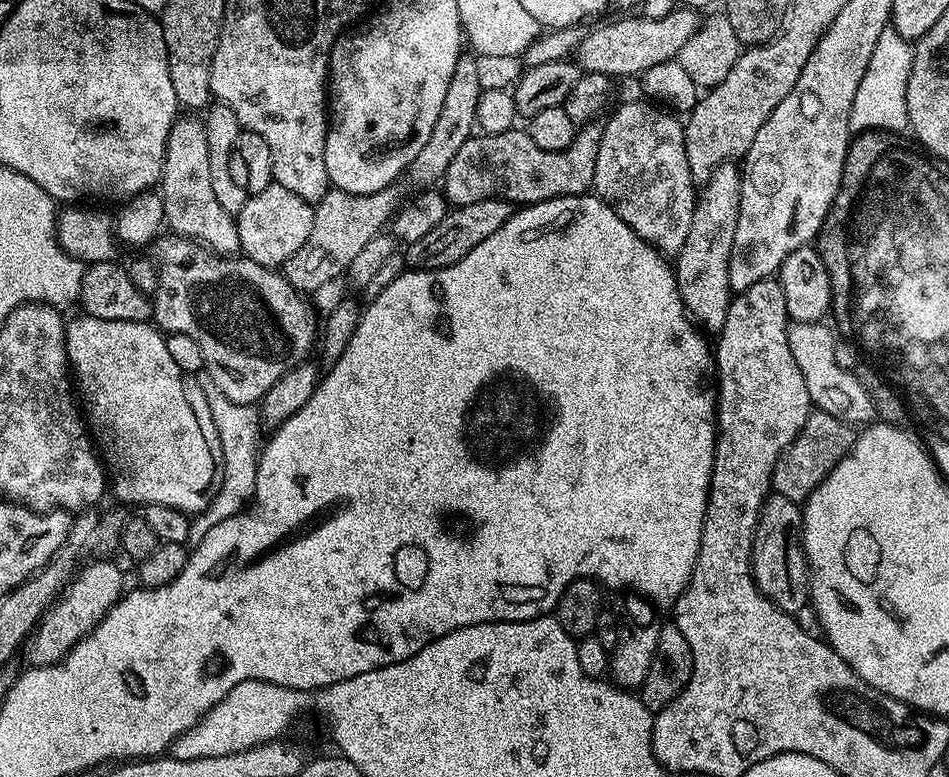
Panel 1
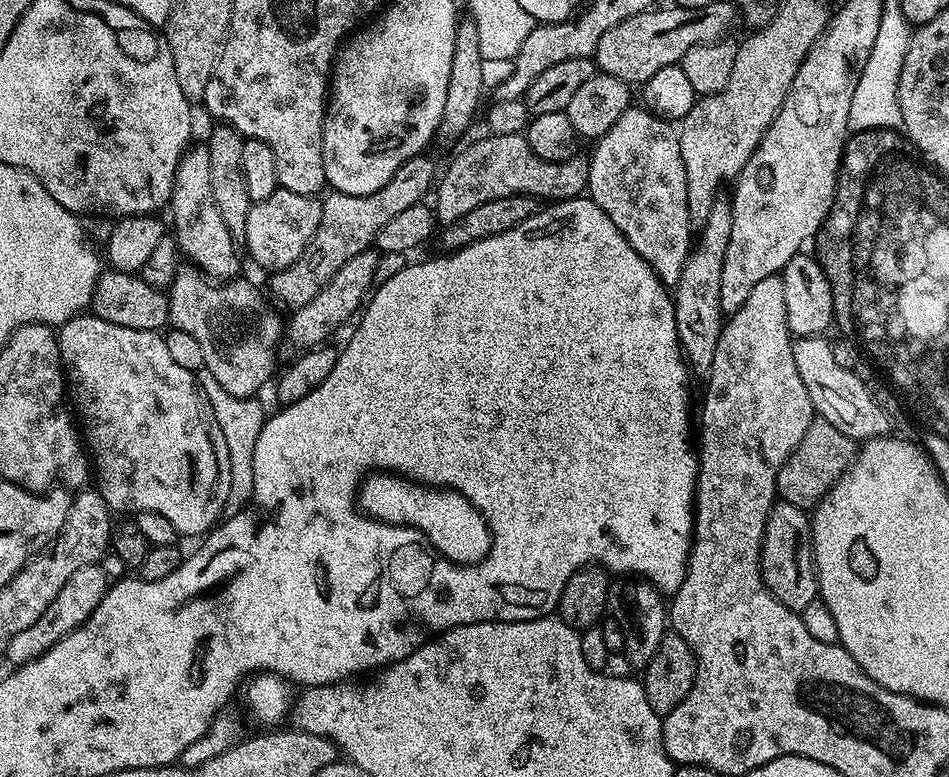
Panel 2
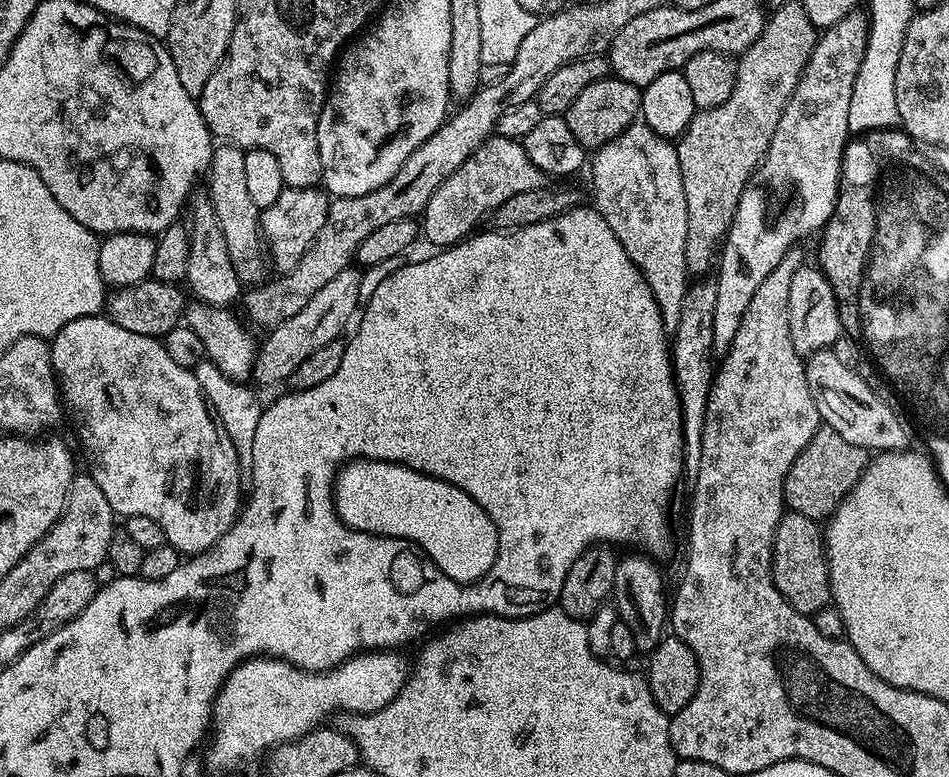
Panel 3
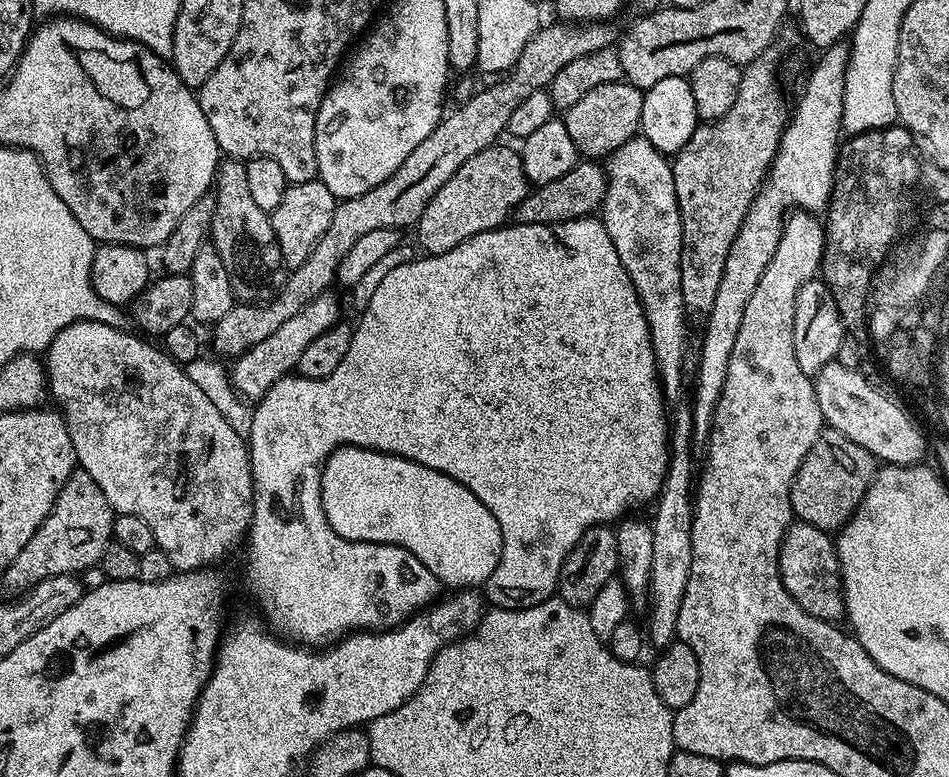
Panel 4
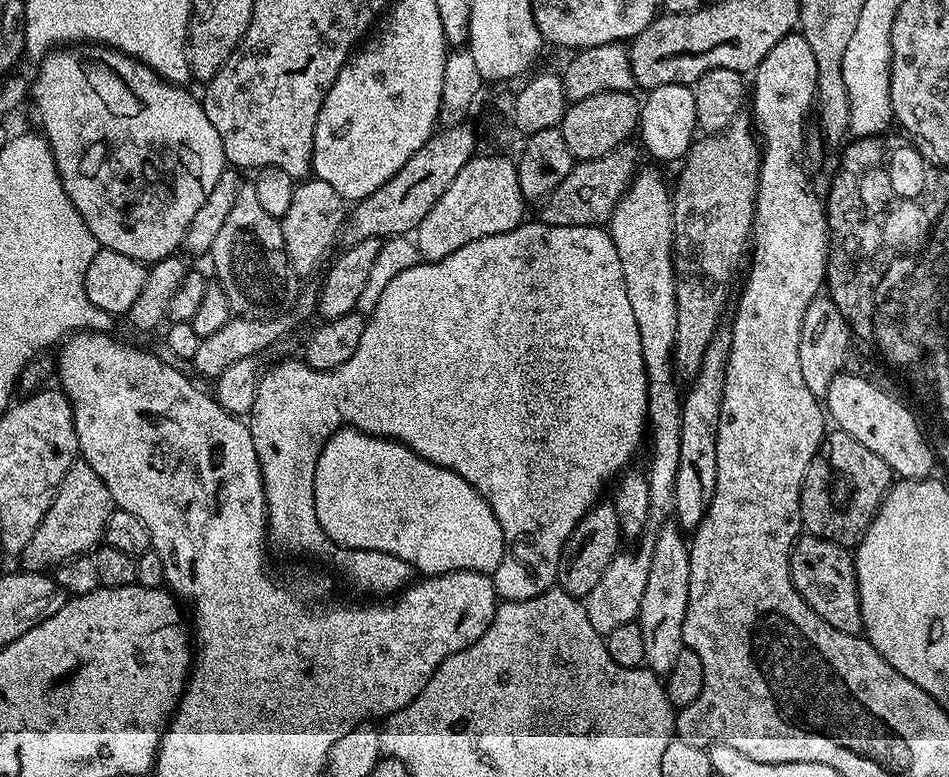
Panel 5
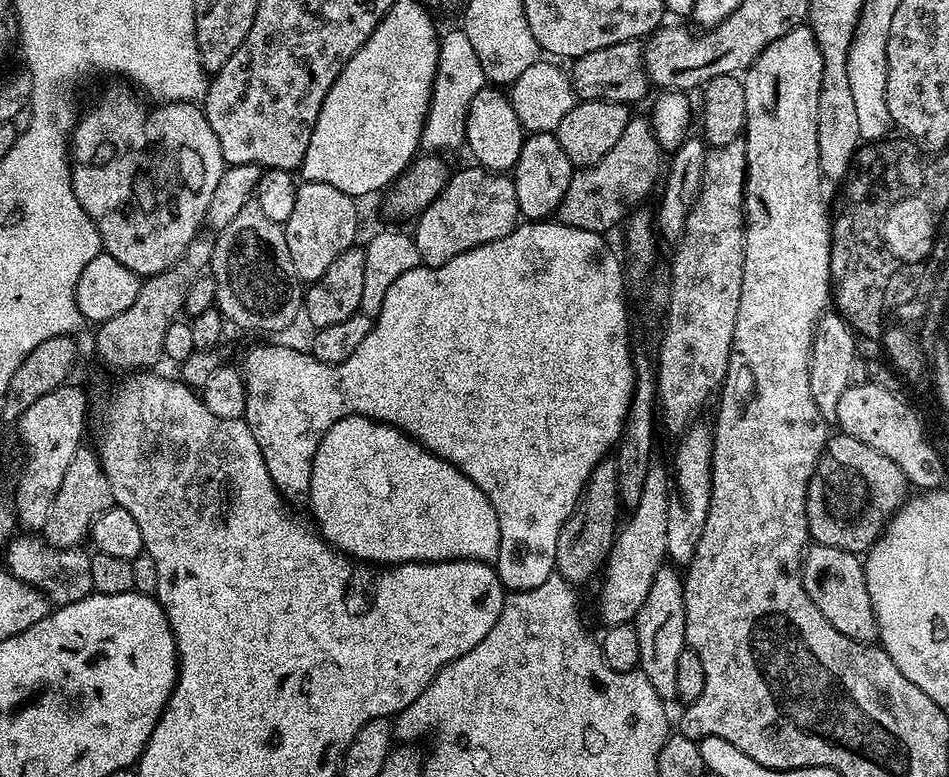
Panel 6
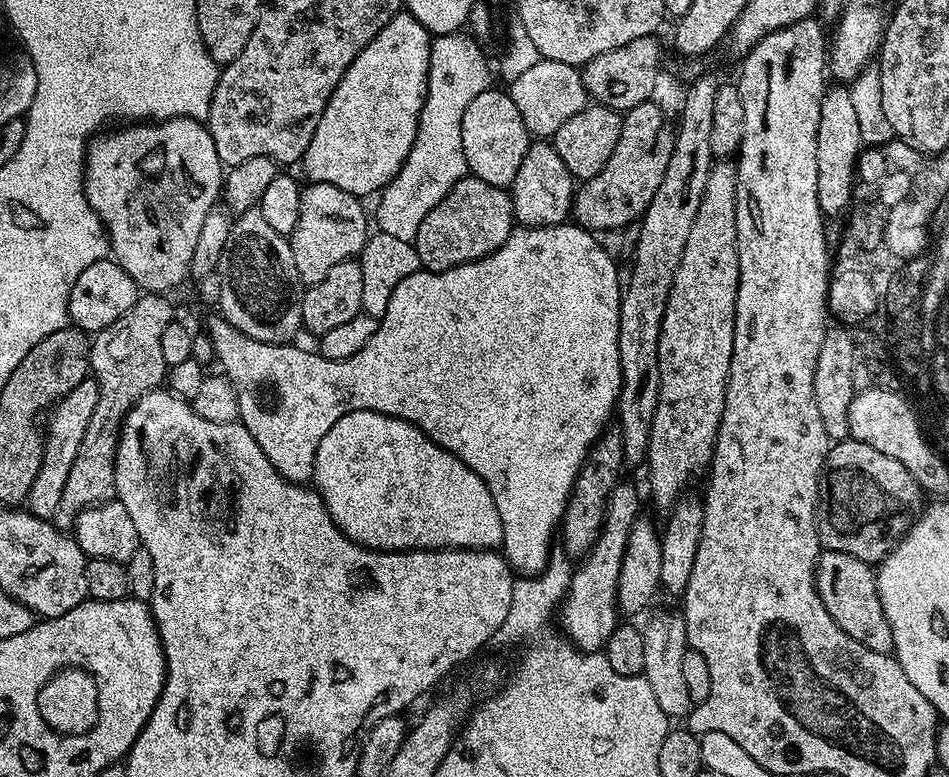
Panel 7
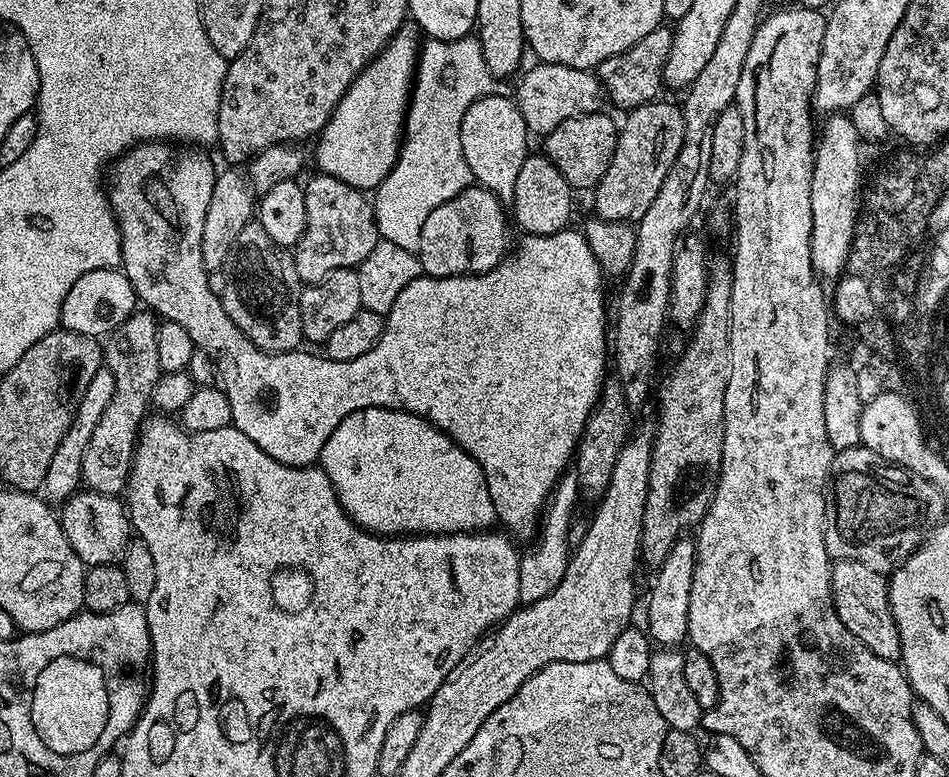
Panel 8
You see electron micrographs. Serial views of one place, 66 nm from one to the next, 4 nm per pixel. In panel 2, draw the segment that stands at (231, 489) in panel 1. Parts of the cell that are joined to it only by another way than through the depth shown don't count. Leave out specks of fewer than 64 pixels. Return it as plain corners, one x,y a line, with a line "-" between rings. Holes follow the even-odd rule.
206,367
201,368
197,374
197,385
201,388
205,398
212,410
212,414
222,430
222,438
226,448
224,454
230,458
231,486
230,494
227,496
227,504
224,513
227,517
241,511
252,499
254,490
254,449
257,446
258,434
266,419
257,397
240,397
223,390
214,374

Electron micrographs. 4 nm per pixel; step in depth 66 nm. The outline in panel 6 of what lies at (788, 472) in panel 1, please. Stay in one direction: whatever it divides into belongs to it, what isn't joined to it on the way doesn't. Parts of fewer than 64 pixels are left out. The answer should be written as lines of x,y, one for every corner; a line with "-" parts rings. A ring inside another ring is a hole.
835,435
825,439
824,453
808,483
808,535
822,546
864,554
876,545
888,521
899,512
909,495
910,485
902,470
886,454
878,454
866,442
858,442
858,438

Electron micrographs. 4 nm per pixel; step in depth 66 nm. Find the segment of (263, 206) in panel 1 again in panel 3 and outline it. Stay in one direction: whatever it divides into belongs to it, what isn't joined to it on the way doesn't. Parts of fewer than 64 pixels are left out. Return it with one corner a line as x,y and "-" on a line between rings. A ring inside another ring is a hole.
284,187
278,194
274,206
263,209
260,214
260,231
264,234
264,242
270,253
270,264
283,274
294,270
298,262
302,262
302,254
318,238
318,230
322,230
322,222
326,222
330,196
323,187
290,188

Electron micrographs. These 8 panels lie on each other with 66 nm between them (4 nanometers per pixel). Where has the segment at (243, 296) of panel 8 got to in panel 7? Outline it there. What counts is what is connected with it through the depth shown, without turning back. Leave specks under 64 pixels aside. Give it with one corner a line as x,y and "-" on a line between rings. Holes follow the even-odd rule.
259,207
239,213
232,221
230,238
220,250
219,315
242,334
258,342
286,344
301,331
300,298
302,285
294,266
291,239
273,230
262,218

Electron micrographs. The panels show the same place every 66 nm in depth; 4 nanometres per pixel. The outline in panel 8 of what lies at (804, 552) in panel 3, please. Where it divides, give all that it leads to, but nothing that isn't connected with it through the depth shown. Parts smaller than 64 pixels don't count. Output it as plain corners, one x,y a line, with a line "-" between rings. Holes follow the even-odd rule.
835,561
832,565
832,605
838,618
842,618
842,626
846,626
862,646
874,650
878,658
901,659
900,635
890,606
885,573
870,570
870,566
862,566
862,562

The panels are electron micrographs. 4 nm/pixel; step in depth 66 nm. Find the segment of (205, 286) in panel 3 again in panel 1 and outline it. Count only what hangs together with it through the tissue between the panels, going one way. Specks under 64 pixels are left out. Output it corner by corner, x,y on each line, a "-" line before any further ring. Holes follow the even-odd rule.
177,118
166,142
164,172
158,185
162,216
173,233
194,240
221,256
240,252
240,239
233,213
222,210
214,186
210,186
210,154
206,150
206,130
197,120

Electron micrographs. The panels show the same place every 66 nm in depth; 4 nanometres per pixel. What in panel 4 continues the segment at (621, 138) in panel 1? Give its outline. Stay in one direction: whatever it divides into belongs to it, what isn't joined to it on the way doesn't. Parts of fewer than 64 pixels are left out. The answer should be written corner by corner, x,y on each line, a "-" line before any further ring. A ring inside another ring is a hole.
637,136
619,147
618,150
612,152
611,156
607,157
604,162
605,176
607,178
607,190
604,195
603,202
600,207
600,219
603,225
606,226
606,232
614,242
615,250
618,251
618,258
622,260
622,266
626,270
628,276
632,280
634,290
640,299
640,305
644,311
644,317
648,323
650,330
650,346
653,350
654,362
656,363
656,376
660,379
660,391
663,392
665,401
669,405
676,406
681,403
683,390
683,372
684,372
684,343
687,342
688,336
684,333
684,316
686,317
686,309
684,299
682,298
682,290
680,289
680,279
682,278
681,270
681,248
682,248
682,226
680,207
677,204
677,194
674,193
674,180
671,163
669,159
663,155
658,149
654,148
643,136

